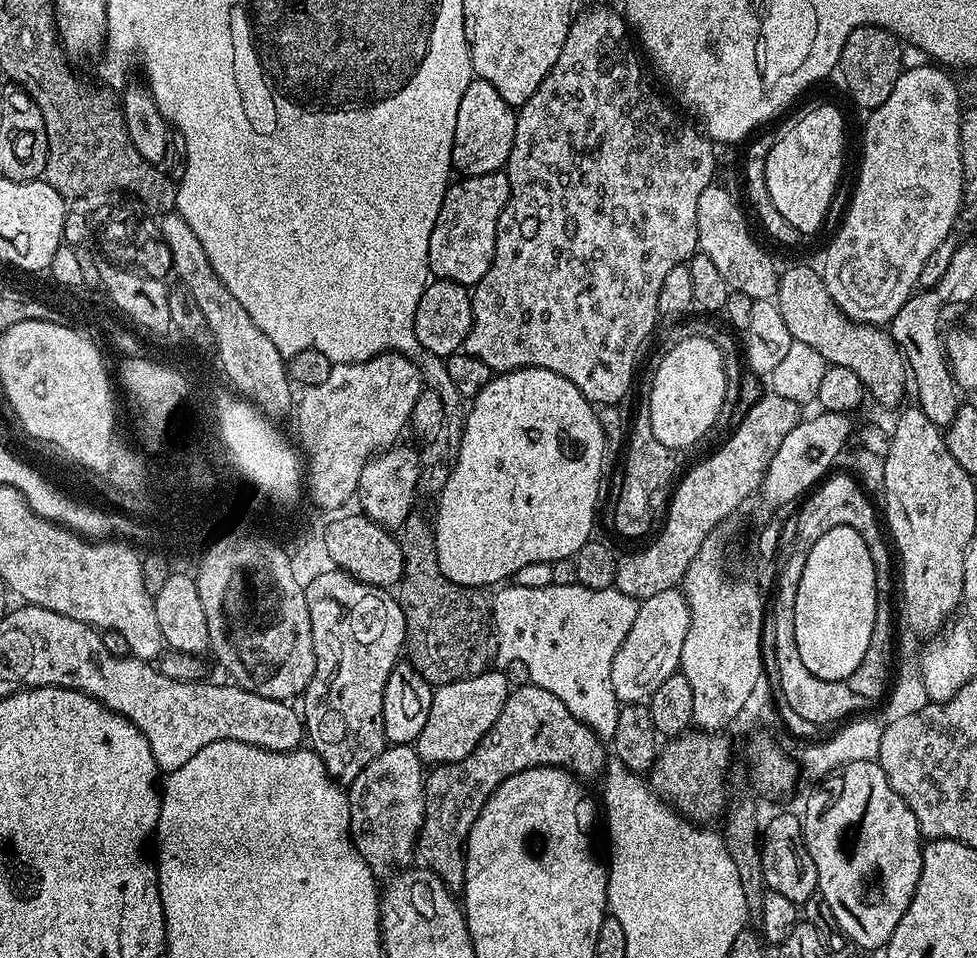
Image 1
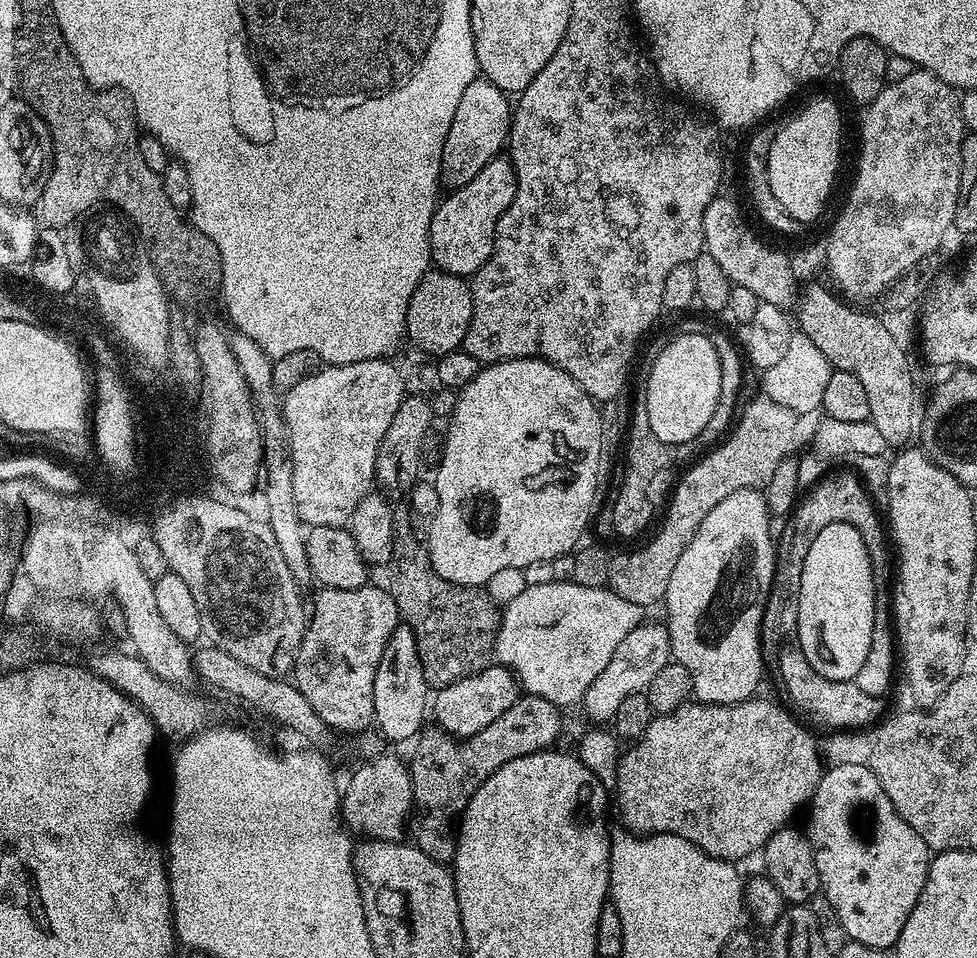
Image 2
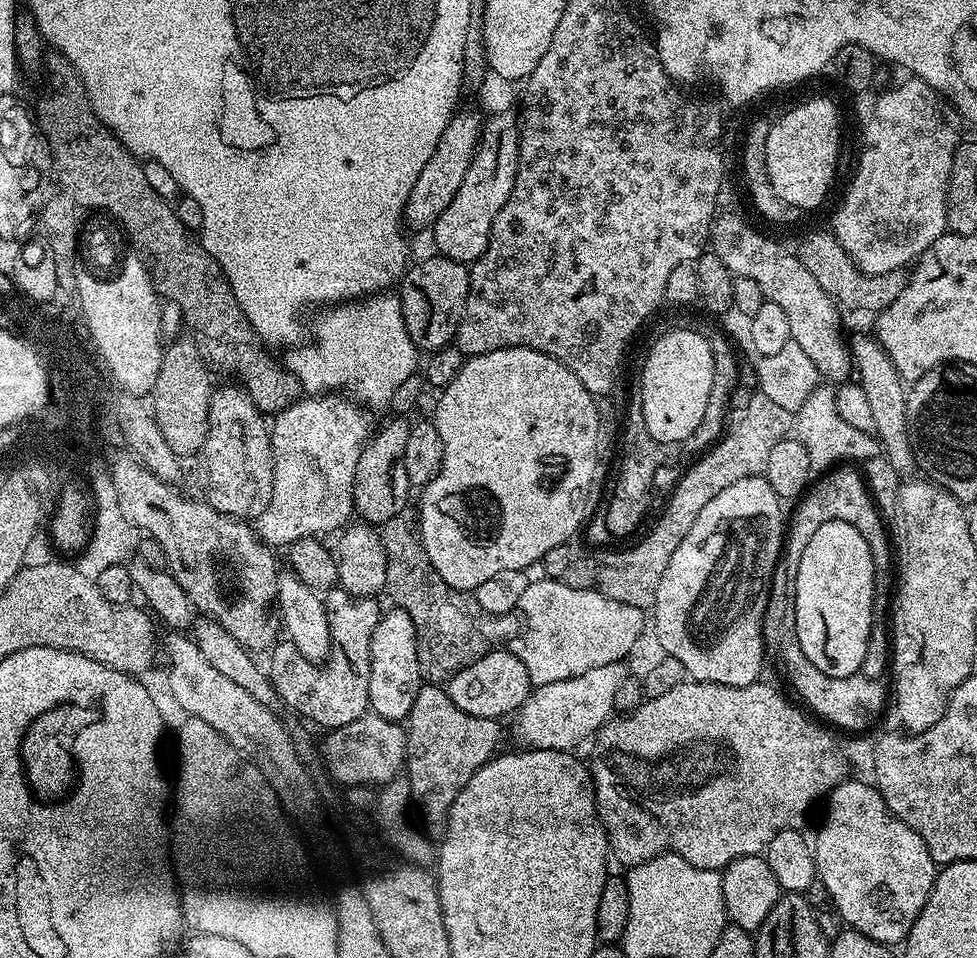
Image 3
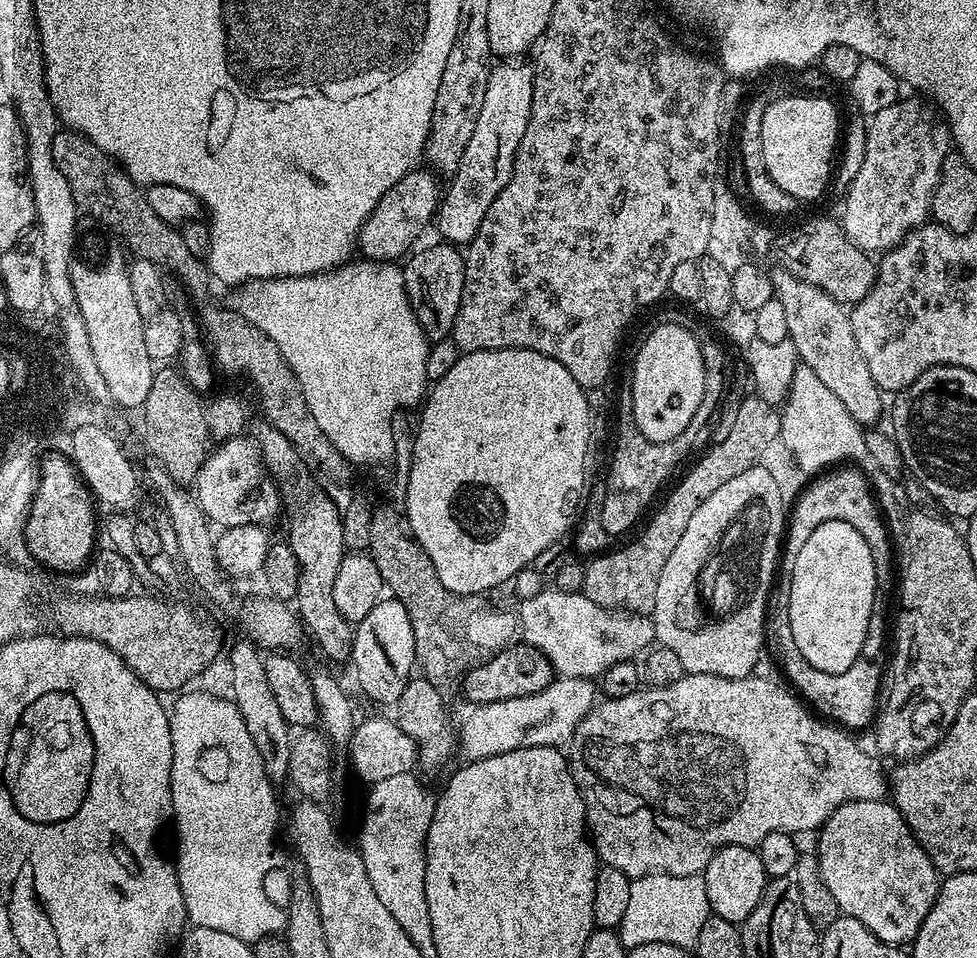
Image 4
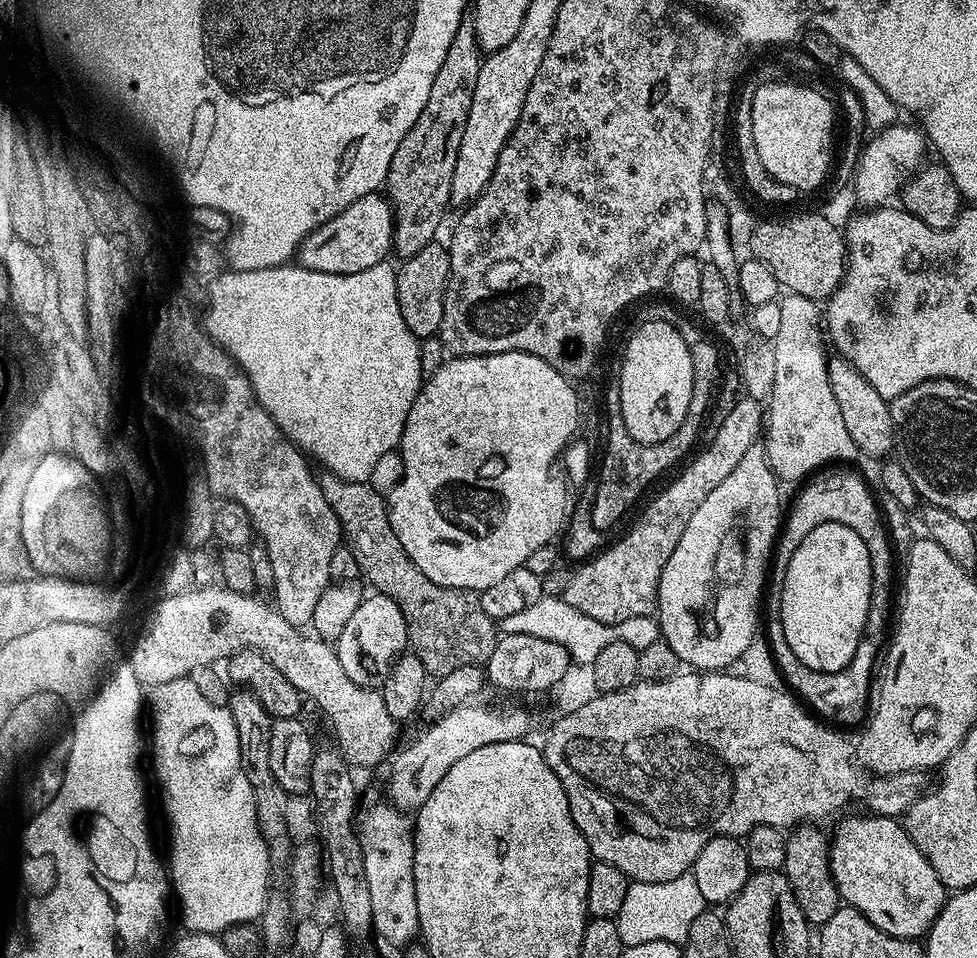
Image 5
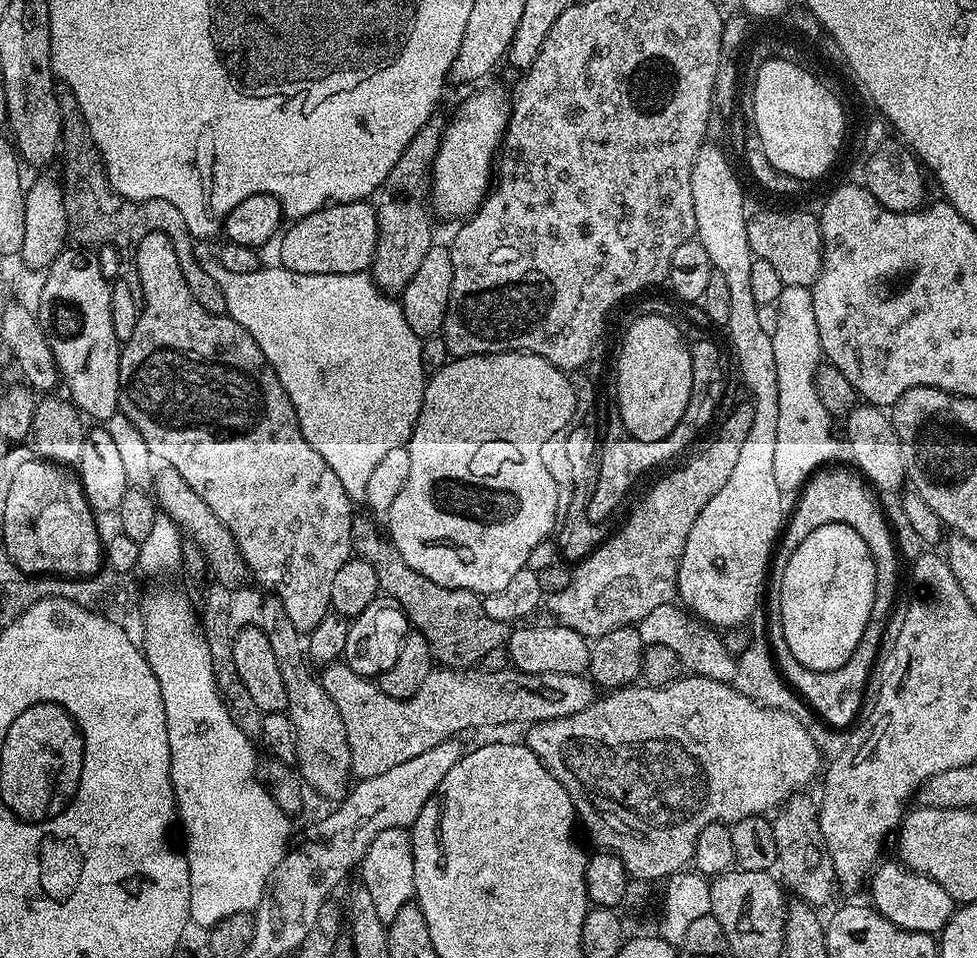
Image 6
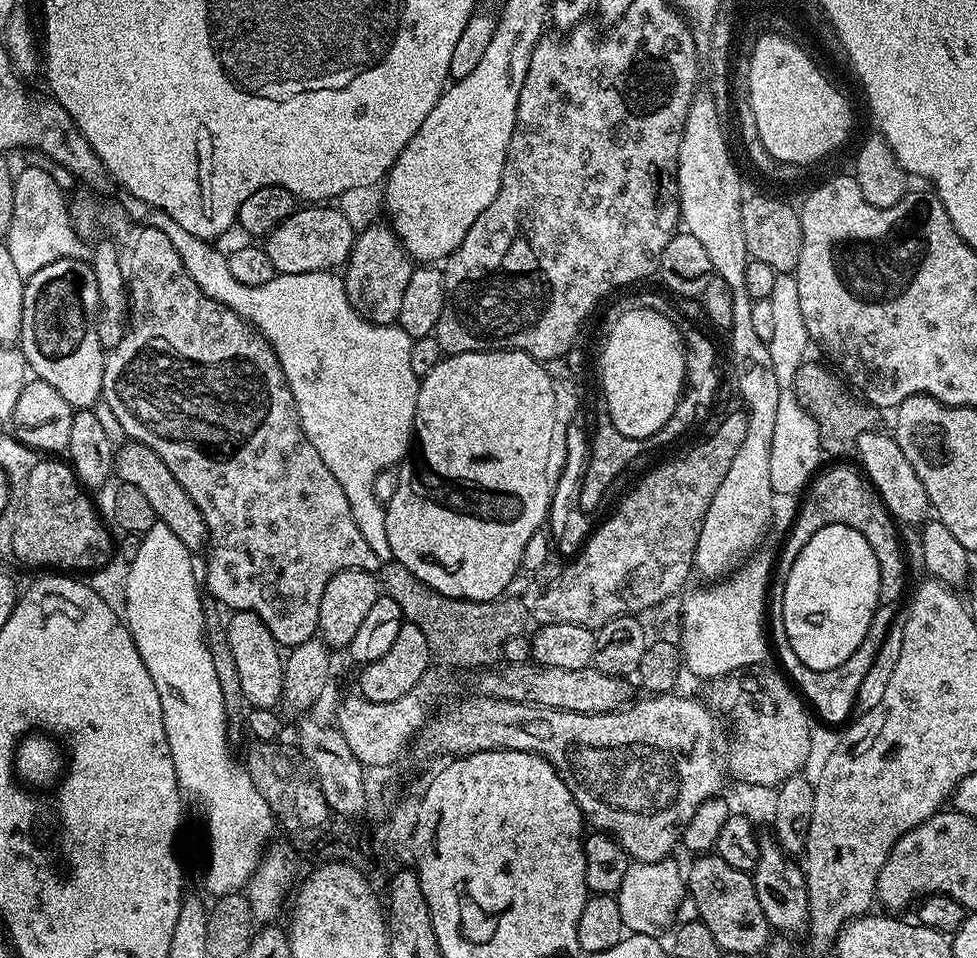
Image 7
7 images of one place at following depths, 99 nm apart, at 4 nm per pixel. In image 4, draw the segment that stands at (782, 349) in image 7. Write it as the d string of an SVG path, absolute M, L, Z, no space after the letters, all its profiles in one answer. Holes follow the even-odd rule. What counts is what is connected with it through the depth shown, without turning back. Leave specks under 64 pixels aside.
M798 366L793 371L792 384L780 412L779 443L796 459L796 464L808 474L819 474L841 462L868 460L864 441L865 429L850 418L846 406L818 379L814 370Z

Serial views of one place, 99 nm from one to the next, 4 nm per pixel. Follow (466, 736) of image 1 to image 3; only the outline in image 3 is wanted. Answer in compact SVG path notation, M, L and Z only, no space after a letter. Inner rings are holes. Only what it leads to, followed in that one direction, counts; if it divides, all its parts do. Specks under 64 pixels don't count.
M497 650L478 658L478 662L474 662L474 666L466 666L466 670L458 670L458 674L454 674L451 680L447 681L446 691L448 697L454 702L454 706L458 706L458 710L471 716L481 716L494 720L504 718L507 712L508 715L516 713L526 702L533 687L530 674L526 674L526 666L522 666L522 658L518 658L510 650Z

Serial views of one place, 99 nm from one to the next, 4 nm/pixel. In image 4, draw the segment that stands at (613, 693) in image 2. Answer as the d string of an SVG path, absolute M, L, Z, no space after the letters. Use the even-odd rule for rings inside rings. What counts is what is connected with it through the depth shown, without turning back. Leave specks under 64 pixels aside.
M560 676L538 694L506 698L502 702L474 704L464 716L464 729L458 732L458 752L471 762L506 754L519 748L554 748L571 741L574 730L598 700L598 688L592 680Z

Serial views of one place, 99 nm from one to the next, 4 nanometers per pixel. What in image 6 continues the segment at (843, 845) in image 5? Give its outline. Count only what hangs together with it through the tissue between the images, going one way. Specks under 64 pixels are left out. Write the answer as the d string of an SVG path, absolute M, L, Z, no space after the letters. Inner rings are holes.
M899 859L886 860L877 863L870 876L871 907L882 913L890 922L894 922L894 926L902 926L906 930L915 932L933 934L943 932L954 911L952 896L946 894L946 890L942 890L938 882L934 882L929 876L922 875L921 872L909 870Z

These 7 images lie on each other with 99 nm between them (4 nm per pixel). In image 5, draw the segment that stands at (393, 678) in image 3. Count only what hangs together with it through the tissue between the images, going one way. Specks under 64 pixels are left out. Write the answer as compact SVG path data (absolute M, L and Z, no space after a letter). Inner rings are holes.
M368 594L358 606L354 618L346 622L344 632L338 638L338 651L342 666L346 666L346 674L350 674L358 686L380 690L401 656L405 655L409 644L406 618L402 618L398 602L389 596Z

